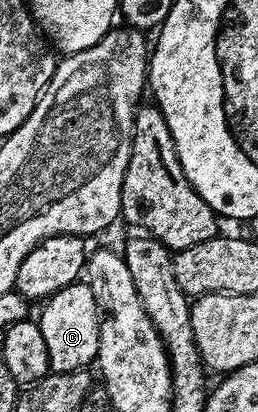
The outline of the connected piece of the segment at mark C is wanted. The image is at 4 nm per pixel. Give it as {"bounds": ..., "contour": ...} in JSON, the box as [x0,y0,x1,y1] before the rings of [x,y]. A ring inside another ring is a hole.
{"bounds":[37,280,98,373],"contour":[[[79,280],[68,284],[60,292],[45,299],[42,318],[37,319],[40,332],[44,332],[44,345],[48,347],[48,360],[53,373],[87,369],[98,357],[98,305],[92,296],[90,283]]]}

